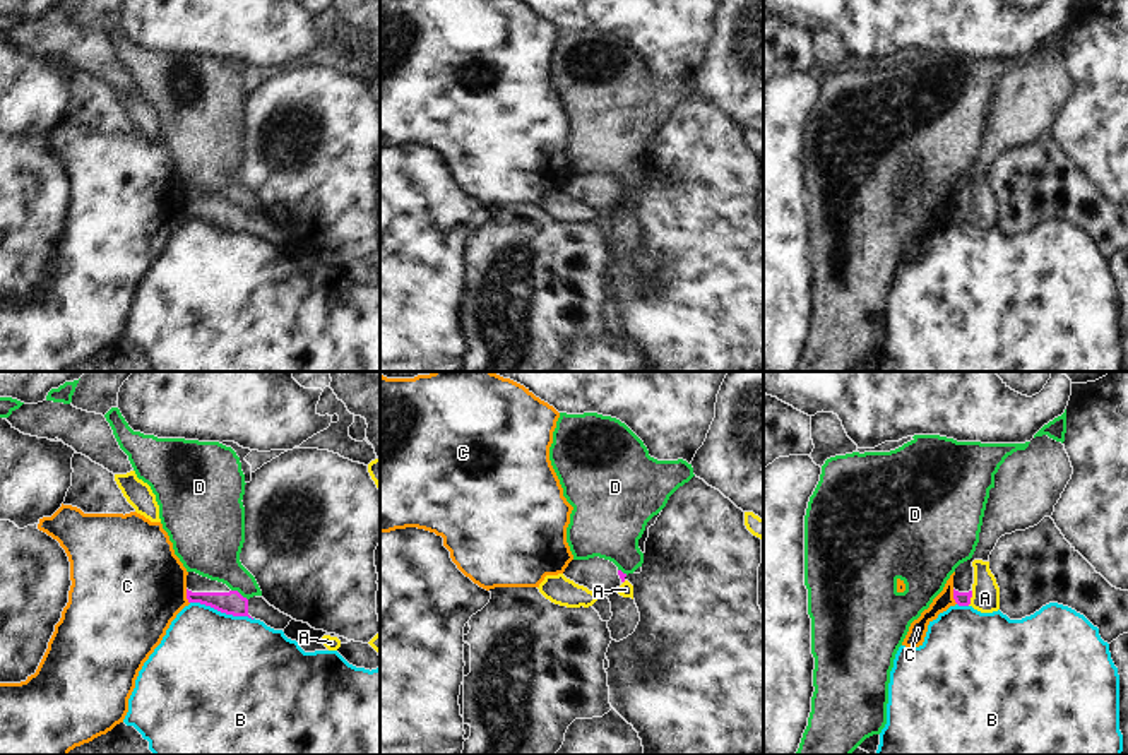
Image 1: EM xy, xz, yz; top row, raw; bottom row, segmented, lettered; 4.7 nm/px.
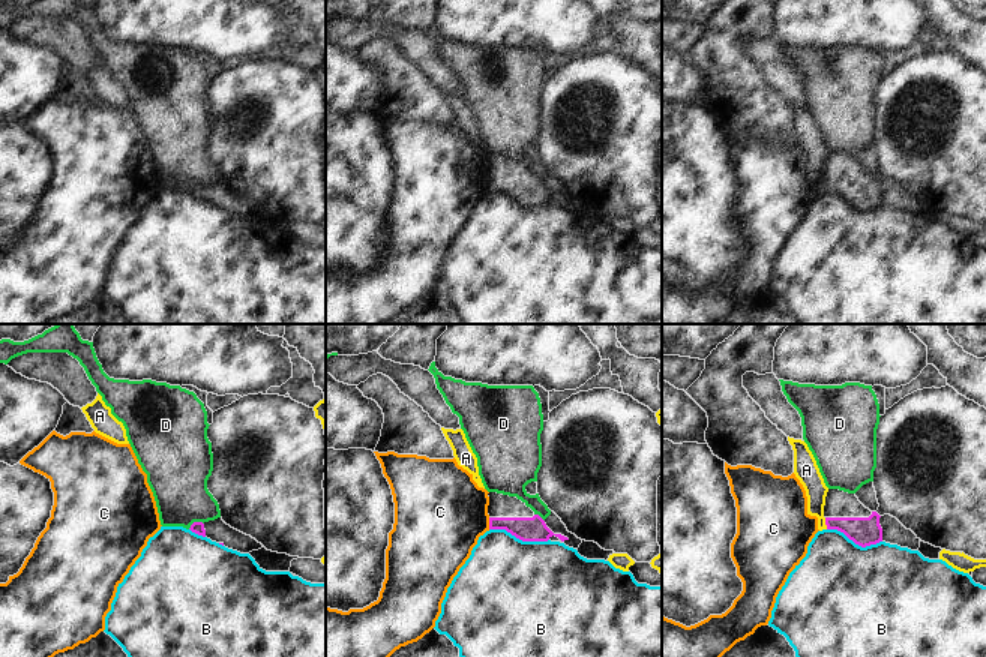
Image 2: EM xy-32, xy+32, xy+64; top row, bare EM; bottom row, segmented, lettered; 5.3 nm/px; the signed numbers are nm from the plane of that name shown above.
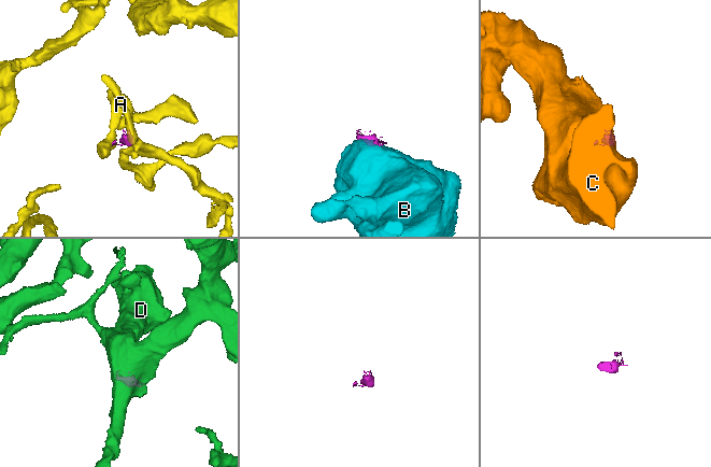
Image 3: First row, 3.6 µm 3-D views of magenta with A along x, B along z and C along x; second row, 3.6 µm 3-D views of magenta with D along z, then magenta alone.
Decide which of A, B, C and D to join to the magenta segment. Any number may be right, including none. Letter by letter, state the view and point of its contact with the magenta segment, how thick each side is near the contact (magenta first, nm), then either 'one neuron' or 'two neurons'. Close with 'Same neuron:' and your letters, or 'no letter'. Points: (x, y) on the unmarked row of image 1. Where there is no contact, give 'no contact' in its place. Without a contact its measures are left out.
A: contact yz (971, 213); calibres 60 and 130 nm; two neurons
B: contact xy (223, 228); calibres 110 and 500 nm; two neurons
C: contact yz (954, 213); calibres 60 and 90 nm; two neurons
D: contact xy (238, 209); calibres 110 and 280 nm; two neurons
Same neuron: no letter

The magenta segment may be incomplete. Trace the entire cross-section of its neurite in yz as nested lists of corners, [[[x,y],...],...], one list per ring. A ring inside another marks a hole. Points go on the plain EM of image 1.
[[[1048,51],[1032,55],[1025,67],[1005,75],[989,106],[976,168],[955,185],[953,216],[959,223],[971,221],[972,178],[988,178],[1001,152],[1025,147],[1051,134],[1072,91],[1065,62]]]

